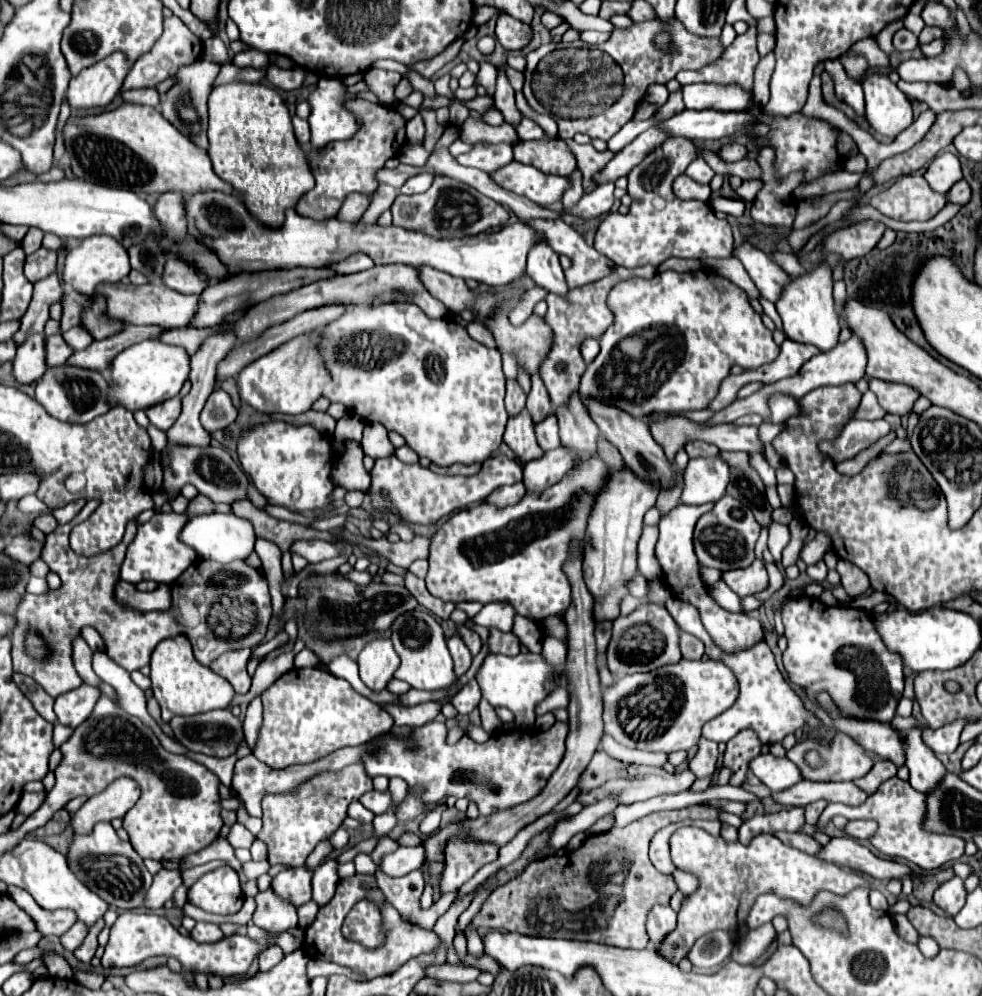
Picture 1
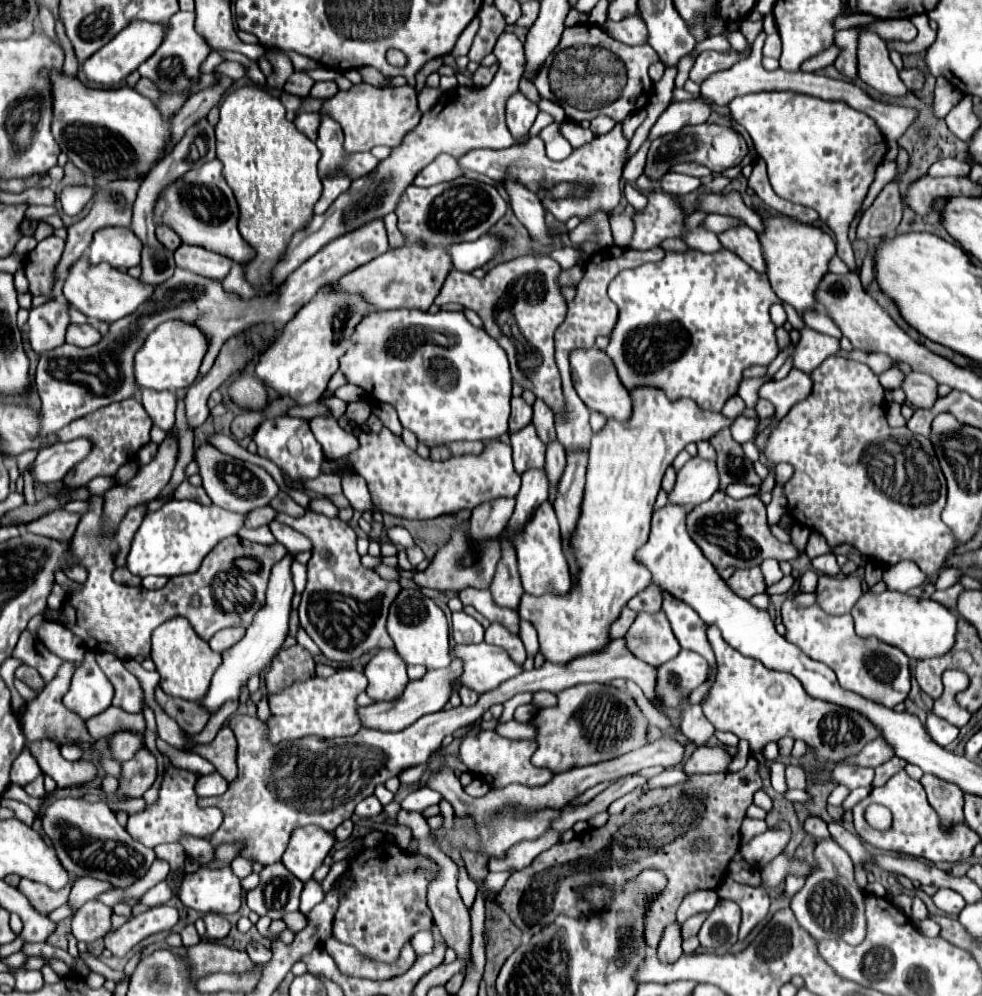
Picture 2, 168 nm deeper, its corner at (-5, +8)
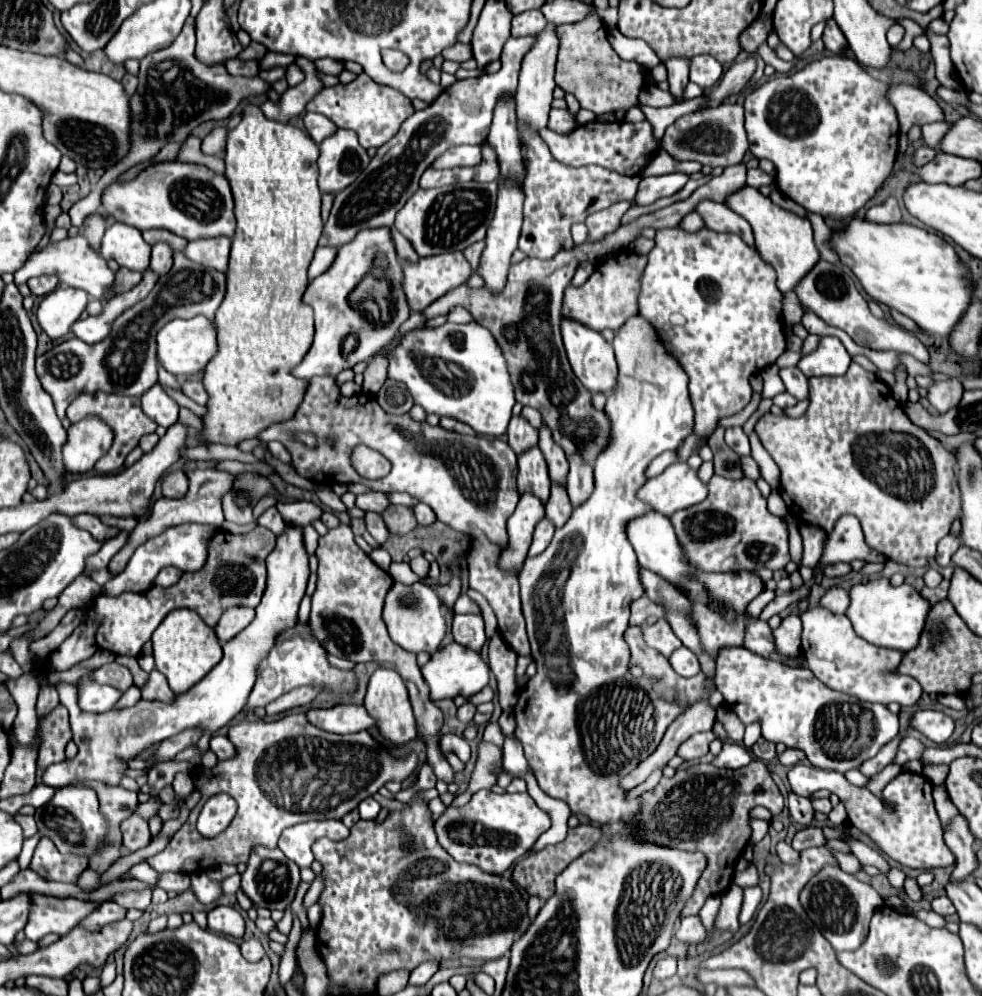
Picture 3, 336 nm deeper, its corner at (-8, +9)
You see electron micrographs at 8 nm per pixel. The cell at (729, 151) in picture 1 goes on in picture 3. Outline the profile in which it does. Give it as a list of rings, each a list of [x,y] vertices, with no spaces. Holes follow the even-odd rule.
[[[723,103],[715,109],[703,109],[679,117],[667,127],[661,139],[661,149],[665,149],[677,161],[699,161],[703,165],[729,167],[741,161],[741,155],[729,157],[729,149],[733,151],[731,135],[743,135],[743,107],[737,103]]]

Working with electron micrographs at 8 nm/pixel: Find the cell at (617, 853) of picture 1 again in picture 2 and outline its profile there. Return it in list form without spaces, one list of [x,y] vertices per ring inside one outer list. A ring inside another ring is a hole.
[[[748,758],[744,770],[730,774],[696,774],[692,780],[670,788],[654,788],[642,794],[638,800],[626,804],[626,808],[610,816],[610,820],[602,828],[588,828],[578,834],[570,842],[558,842],[550,850],[540,852],[530,866],[512,874],[506,886],[498,894],[498,902],[510,914],[514,924],[524,934],[536,934],[544,924],[550,924],[558,914],[568,916],[586,916],[590,912],[590,904],[586,904],[574,890],[578,886],[586,886],[590,882],[606,884],[614,890],[620,890],[630,878],[640,874],[644,868],[658,868],[668,876],[668,886],[662,894],[658,894],[646,916],[646,944],[656,950],[658,942],[664,934],[664,928],[676,920],[676,910],[682,898],[694,890],[716,890],[726,876],[728,864],[740,848],[740,824],[744,820],[746,808],[752,804],[752,796],[762,788],[762,778],[758,774],[756,758]]]

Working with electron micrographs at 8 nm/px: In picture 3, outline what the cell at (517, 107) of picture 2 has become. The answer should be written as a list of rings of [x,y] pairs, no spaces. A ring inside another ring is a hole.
[[[527,125],[517,127],[521,135],[521,143],[525,145],[525,161],[527,161],[527,175],[523,183],[525,191],[525,221],[519,239],[519,249],[527,253],[527,257],[537,259],[551,259],[561,249],[571,249],[571,225],[583,223],[587,215],[601,211],[617,201],[633,201],[639,185],[639,175],[623,177],[619,173],[611,173],[599,165],[587,167],[567,167],[551,159],[549,147],[543,143],[537,131]]]

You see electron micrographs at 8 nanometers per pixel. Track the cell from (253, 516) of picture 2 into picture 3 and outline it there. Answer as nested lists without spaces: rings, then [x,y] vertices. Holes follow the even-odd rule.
[[[307,501],[277,503],[275,507],[277,507],[279,515],[283,517],[283,521],[287,525],[295,525],[295,527],[305,527],[305,525],[309,525],[309,521],[321,517],[321,509],[315,503],[307,503]]]

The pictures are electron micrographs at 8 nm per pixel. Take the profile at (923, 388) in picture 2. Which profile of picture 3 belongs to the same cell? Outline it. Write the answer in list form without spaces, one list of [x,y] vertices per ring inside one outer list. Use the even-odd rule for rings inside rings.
[[[957,379],[935,381],[927,387],[927,399],[939,413],[955,407],[955,403],[959,403],[959,395],[963,395],[963,387]]]

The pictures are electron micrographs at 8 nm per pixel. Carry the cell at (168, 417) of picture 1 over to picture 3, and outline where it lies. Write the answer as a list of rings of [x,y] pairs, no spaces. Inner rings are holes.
[[[159,383],[141,395],[141,407],[149,419],[163,427],[171,427],[179,415],[179,405],[165,393]]]

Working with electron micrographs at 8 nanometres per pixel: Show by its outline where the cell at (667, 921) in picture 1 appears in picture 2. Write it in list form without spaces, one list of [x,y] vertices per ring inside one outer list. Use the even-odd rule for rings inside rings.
[[[674,922],[666,928],[662,942],[658,946],[658,958],[660,962],[676,962],[682,956],[682,936],[680,936],[680,924]]]

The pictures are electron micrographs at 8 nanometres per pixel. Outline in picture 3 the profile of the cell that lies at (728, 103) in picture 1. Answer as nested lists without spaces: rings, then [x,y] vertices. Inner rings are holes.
[[[893,85],[887,89],[887,99],[897,111],[899,133],[907,133],[913,125],[927,125],[933,121],[943,121],[943,111],[923,89],[913,85]]]

